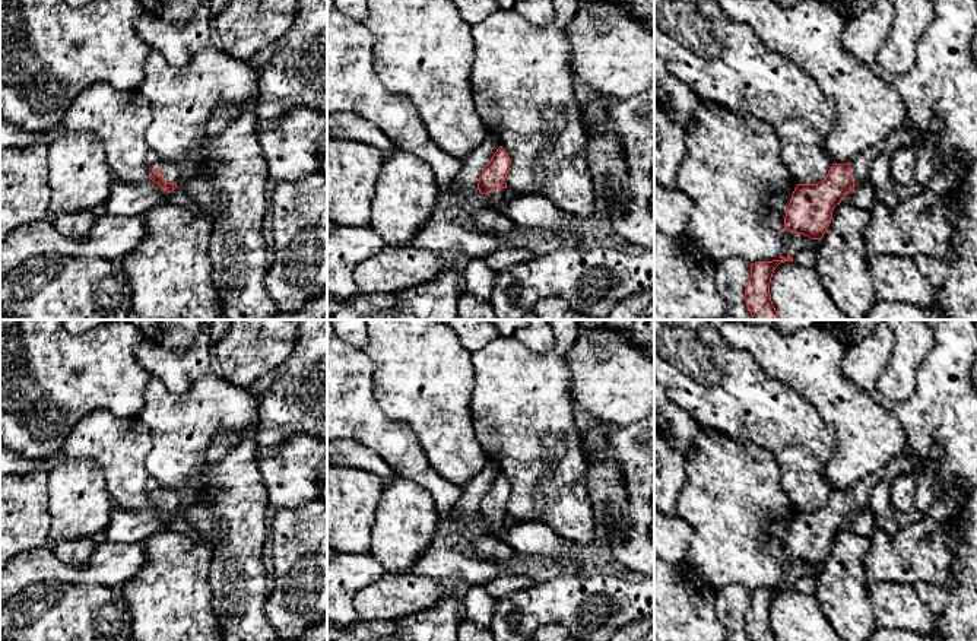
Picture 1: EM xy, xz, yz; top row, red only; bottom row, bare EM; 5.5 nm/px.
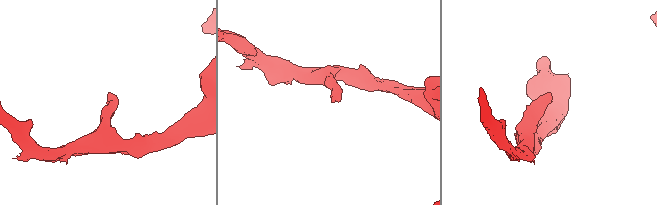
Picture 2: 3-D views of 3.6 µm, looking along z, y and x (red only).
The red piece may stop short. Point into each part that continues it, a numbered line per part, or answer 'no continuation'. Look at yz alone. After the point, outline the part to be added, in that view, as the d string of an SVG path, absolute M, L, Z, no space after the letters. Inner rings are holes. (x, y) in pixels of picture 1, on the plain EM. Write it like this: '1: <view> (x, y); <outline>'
1: yz (903, 463); M907 445L882 469L862 477L851 489L850 498L854 513L862 511L869 504L869 494L872 488L884 480L892 479L898 475L917 476L920 473L920 461L917 457L907 453Z

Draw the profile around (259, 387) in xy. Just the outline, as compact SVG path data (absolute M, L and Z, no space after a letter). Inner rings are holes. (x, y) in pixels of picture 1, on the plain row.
M276 368L270 369L258 381L250 384L244 390L248 391L250 394L253 394L254 397L258 396L258 394L263 394L269 388L270 383L275 377L275 371L276 371Z

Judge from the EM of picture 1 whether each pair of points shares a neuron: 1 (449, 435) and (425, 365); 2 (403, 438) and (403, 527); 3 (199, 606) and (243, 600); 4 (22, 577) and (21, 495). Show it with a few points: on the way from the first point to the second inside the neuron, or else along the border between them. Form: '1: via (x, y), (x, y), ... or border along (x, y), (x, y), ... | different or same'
1: via (440, 418), (427, 383) | same
2: border along (397, 475), (421, 485), (433, 498) | different
3: border along (208, 571), (212, 609), (221, 625) | different
4: border along (50, 545), (24, 551), (15, 558) | different

